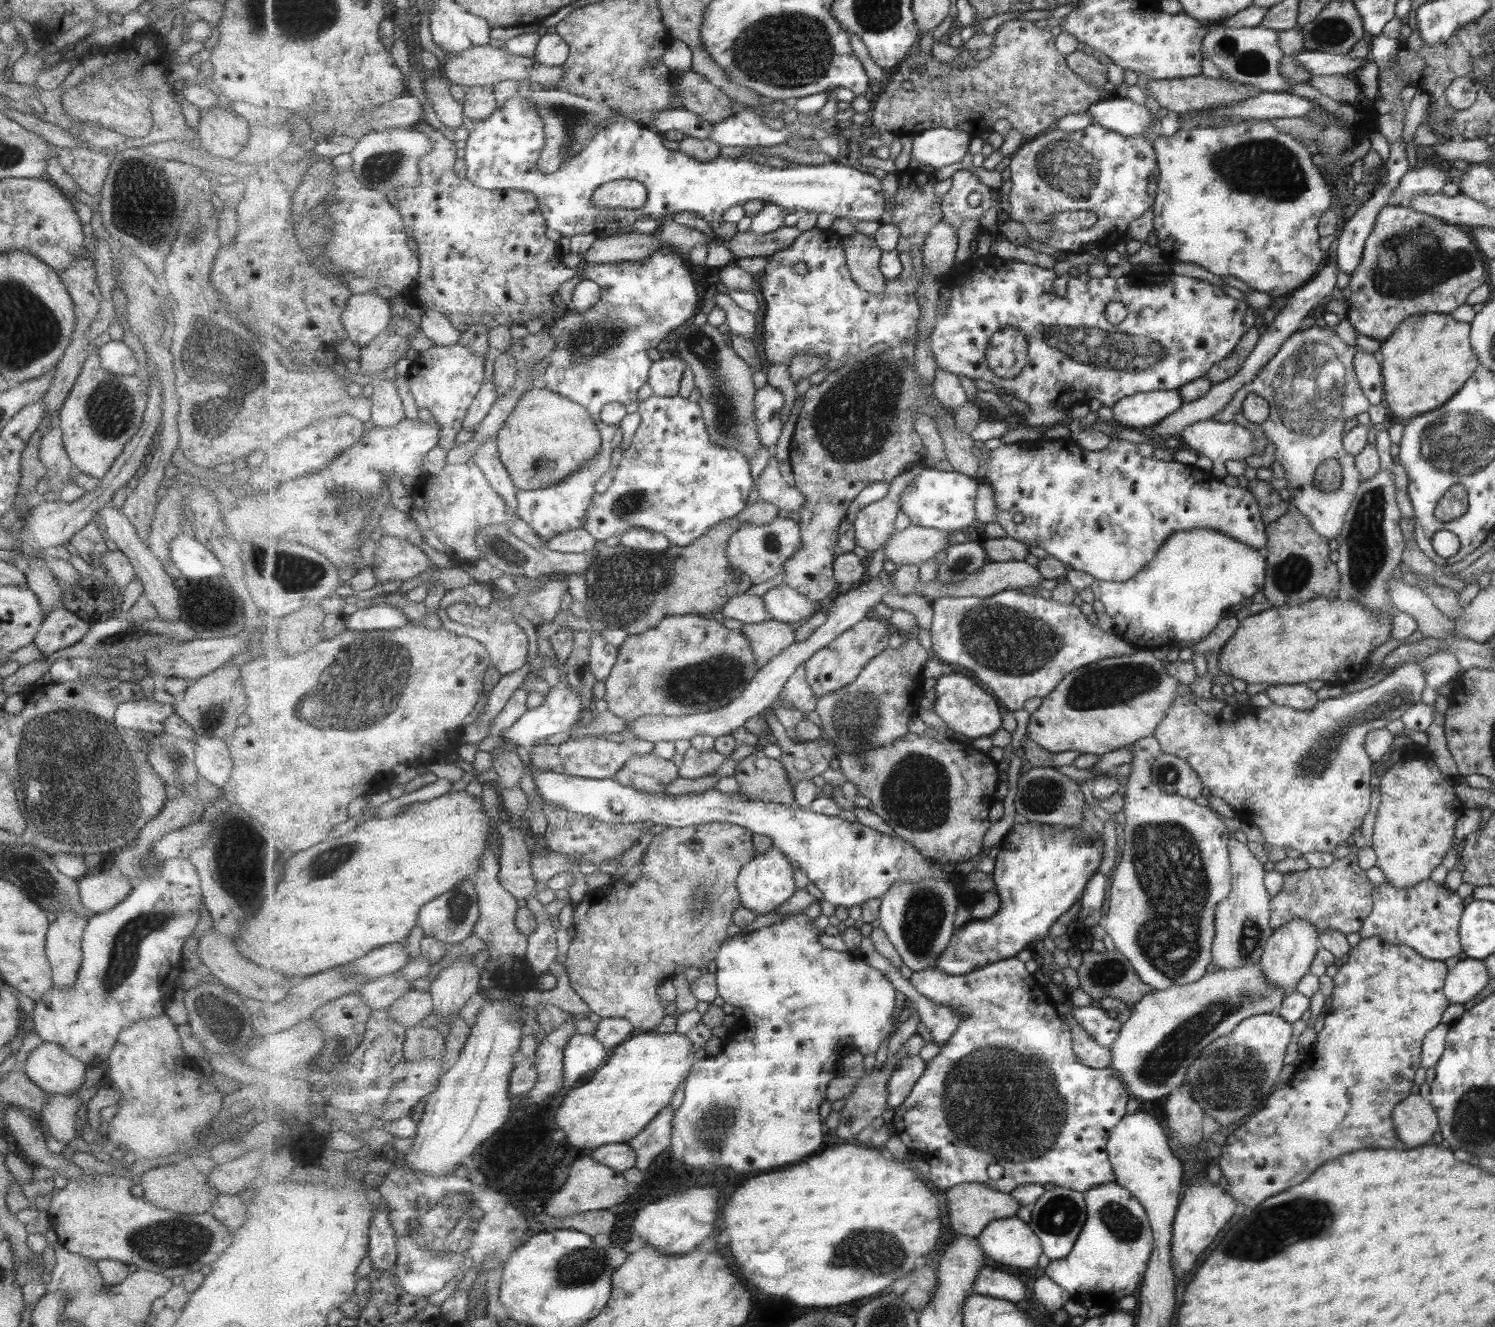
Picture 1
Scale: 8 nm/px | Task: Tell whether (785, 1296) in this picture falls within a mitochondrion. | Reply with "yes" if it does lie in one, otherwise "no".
no

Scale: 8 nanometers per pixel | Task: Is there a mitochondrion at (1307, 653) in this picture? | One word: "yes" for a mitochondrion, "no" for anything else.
no

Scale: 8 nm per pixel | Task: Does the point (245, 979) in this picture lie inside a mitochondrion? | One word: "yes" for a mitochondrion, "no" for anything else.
no

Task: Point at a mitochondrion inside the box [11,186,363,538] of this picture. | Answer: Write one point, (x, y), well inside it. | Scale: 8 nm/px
(222, 367)

